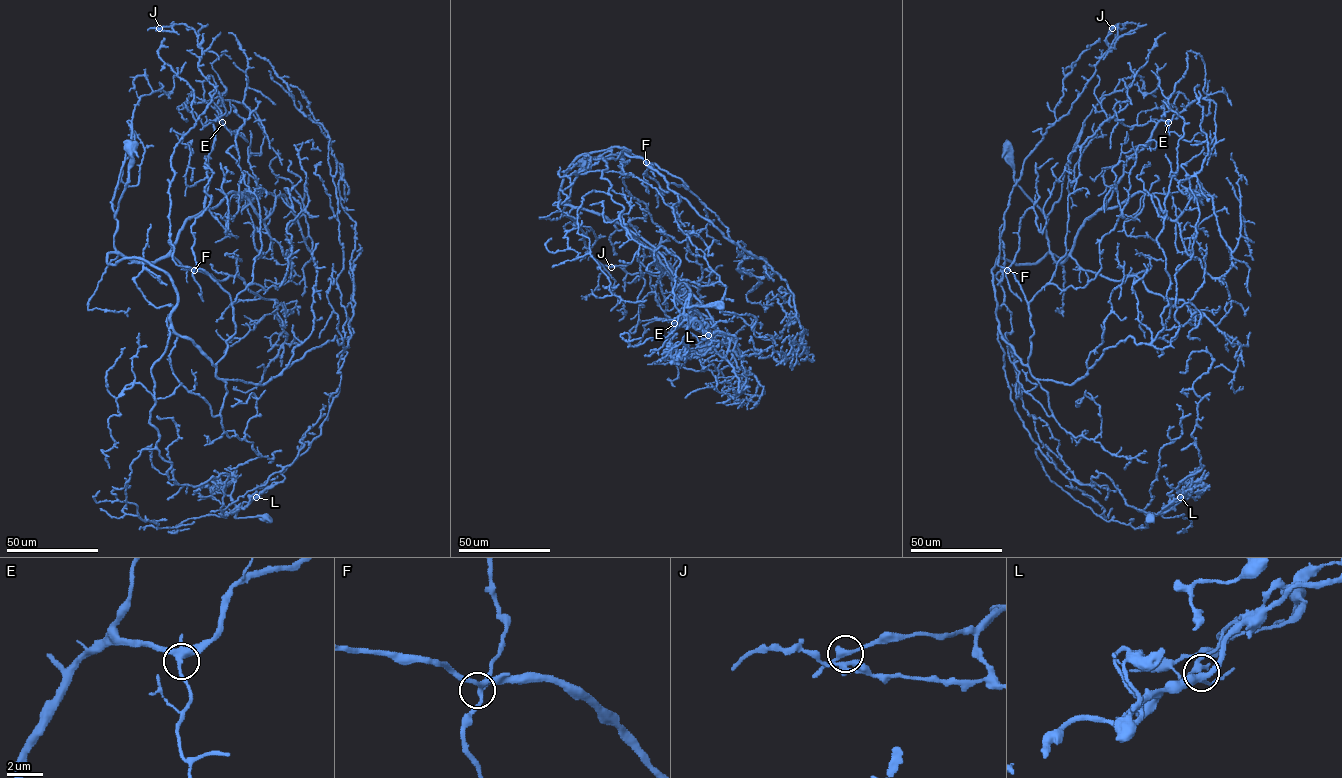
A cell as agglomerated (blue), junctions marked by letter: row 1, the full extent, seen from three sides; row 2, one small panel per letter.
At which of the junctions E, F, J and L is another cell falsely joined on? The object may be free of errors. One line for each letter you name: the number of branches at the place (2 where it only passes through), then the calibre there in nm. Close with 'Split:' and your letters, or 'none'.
L: Branches: 4. Thickness 240 nm
Split: L

